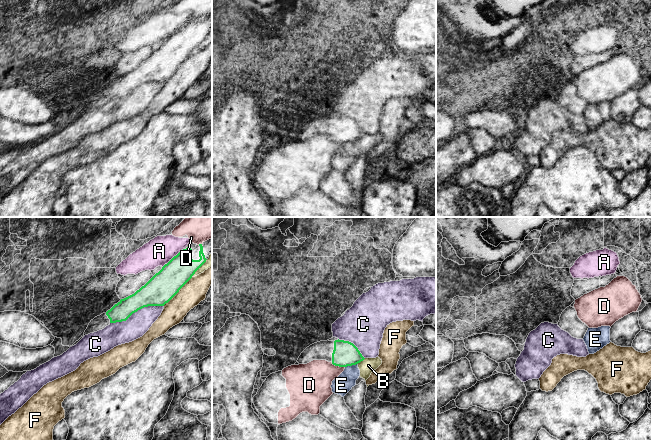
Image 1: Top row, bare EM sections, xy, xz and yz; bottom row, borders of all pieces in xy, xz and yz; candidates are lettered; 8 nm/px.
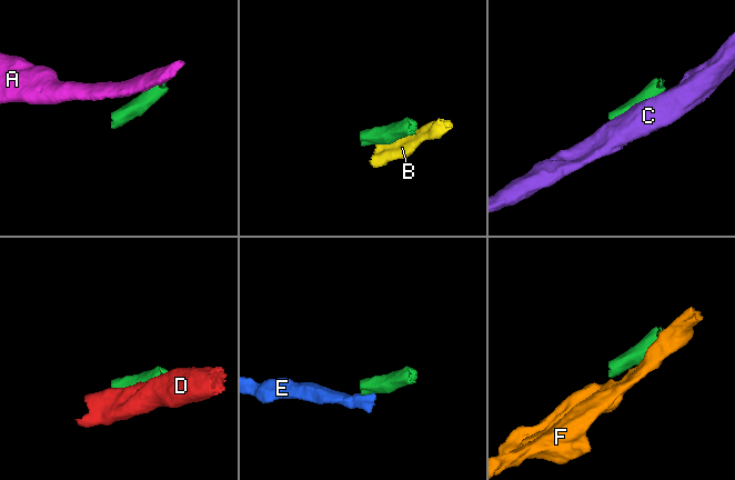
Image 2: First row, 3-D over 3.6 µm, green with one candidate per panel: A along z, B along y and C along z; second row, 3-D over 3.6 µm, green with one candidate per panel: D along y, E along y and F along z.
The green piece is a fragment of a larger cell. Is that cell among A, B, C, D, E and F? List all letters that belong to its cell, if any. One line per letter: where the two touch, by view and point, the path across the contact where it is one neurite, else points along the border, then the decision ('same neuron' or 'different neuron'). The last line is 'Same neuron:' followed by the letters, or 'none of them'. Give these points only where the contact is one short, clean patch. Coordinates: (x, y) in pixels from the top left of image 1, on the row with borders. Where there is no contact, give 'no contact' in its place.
A: meets green in xy at (174, 256); border along xy (183, 248), (162, 267); different neuron
B: meets green in xz at (361, 360); different neuron
C: meets green in xy at (136, 311); different neuron
D: meets green in xz at (338, 365); different neuron
E: meets green in xz at (351, 365); border along xz (357, 363), (345, 367); different neuron
F: meets green in xy at (177, 292); different neuron
Same neuron: none of them

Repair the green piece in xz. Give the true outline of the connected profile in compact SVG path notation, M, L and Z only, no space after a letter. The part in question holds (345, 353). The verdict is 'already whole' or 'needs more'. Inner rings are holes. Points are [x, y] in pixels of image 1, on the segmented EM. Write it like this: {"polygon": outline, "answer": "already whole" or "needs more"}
{"polygon": "M320 341L307 347L299 356L299 364L307 364L313 360L326 360L335 366L347 367L360 363L365 358L358 348L349 341Z", "answer": "needs more"}

